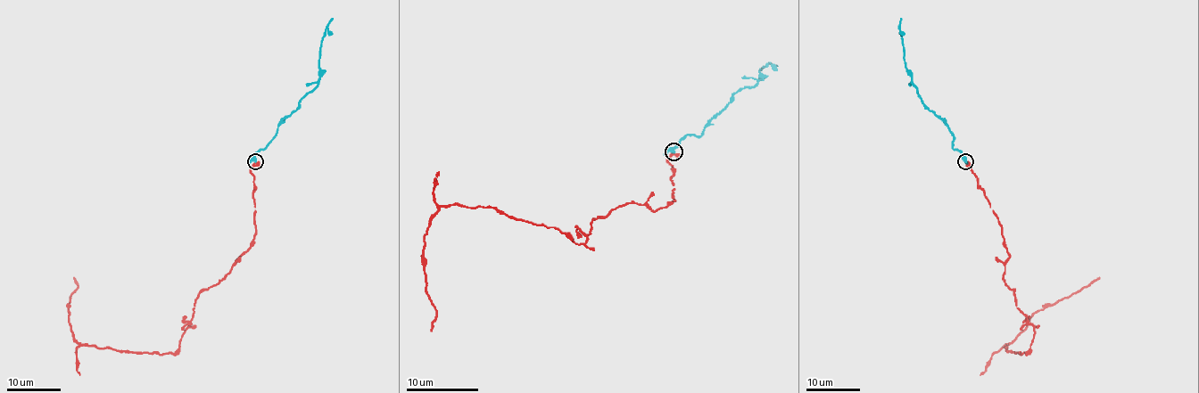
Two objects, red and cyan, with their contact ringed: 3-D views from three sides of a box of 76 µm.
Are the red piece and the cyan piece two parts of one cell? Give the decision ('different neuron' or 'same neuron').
same neuron

